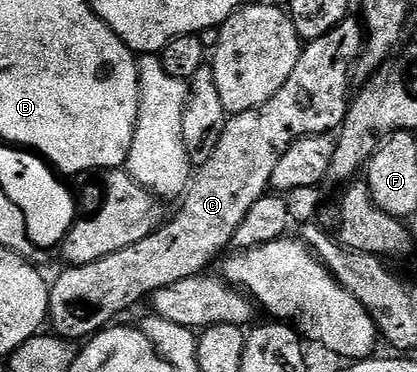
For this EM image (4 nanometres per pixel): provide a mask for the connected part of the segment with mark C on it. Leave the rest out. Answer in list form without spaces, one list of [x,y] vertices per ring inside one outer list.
[[[353,17],[345,18],[325,36],[306,42],[295,69],[291,69],[291,77],[287,77],[283,89],[279,89],[279,93],[275,93],[271,101],[255,109],[247,109],[238,115],[228,116],[219,143],[215,145],[211,157],[196,168],[197,176],[194,177],[190,187],[188,184],[180,200],[181,208],[178,209],[174,219],[172,216],[161,224],[158,231],[151,233],[151,237],[139,241],[134,247],[119,249],[119,253],[99,257],[99,261],[91,261],[87,265],[66,266],[65,272],[57,280],[52,280],[49,288],[48,322],[51,325],[53,323],[52,330],[60,338],[70,341],[88,340],[98,331],[104,331],[116,320],[113,319],[116,315],[123,314],[140,299],[148,300],[153,292],[167,285],[175,285],[175,281],[187,281],[187,277],[208,272],[217,255],[224,256],[230,250],[236,230],[243,225],[247,213],[250,213],[251,207],[270,190],[271,173],[275,173],[279,157],[283,157],[283,153],[287,153],[287,149],[295,141],[308,135],[336,132],[344,121],[351,102],[351,90],[349,91],[351,72],[361,56],[366,41],[366,32],[362,24],[357,19],[356,23],[353,19]]]

